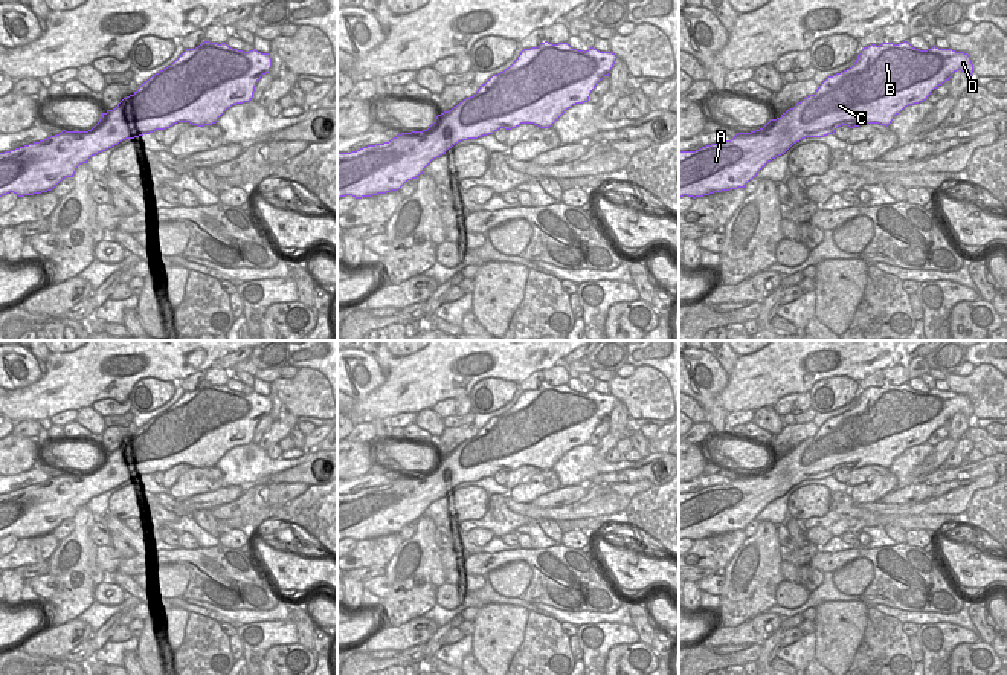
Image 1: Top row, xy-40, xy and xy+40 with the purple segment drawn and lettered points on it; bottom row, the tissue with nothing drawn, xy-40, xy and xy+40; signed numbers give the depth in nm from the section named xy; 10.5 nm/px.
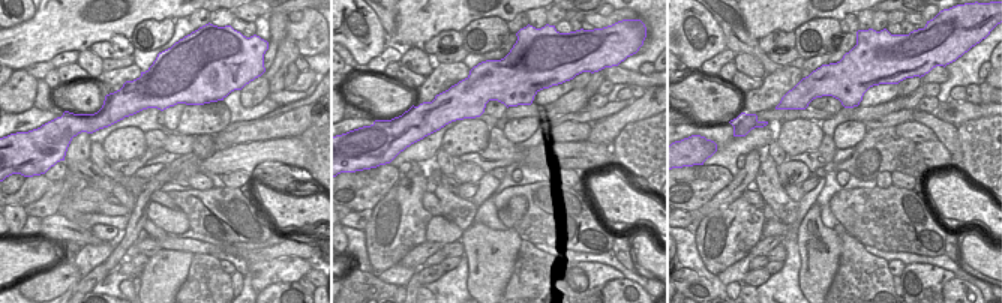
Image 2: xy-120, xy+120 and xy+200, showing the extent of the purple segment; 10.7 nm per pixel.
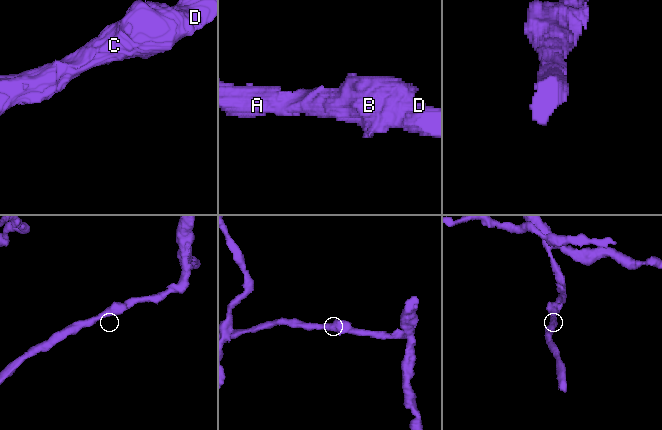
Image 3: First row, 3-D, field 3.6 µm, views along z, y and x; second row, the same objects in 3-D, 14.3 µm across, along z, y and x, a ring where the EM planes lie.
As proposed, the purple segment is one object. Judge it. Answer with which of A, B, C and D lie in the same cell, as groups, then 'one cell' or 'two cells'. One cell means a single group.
A B C D; one cell

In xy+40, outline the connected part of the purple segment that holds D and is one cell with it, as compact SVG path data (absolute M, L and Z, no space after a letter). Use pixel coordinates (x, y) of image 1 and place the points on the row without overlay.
M908 383L864 389L850 411L828 418L813 437L780 460L771 461L763 470L737 475L731 483L711 486L696 493L679 493L679 539L696 541L745 530L767 504L784 496L793 486L806 480L833 476L841 467L854 470L864 466L880 466L888 469L905 449L926 443L931 434L949 423L957 412L973 415L967 396L935 388L920 392Z

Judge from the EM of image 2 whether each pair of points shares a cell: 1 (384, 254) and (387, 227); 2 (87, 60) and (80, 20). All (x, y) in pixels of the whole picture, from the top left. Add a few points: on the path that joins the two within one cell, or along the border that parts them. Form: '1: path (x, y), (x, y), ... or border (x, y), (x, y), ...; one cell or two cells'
1: path (386, 248), (387, 233); one cell
2: border (87, 48), (80, 51); two cells

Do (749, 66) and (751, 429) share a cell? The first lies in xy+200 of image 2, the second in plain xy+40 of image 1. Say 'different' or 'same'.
different

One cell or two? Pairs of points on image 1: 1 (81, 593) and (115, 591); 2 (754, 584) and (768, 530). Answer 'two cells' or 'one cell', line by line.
1: two cells
2: one cell

